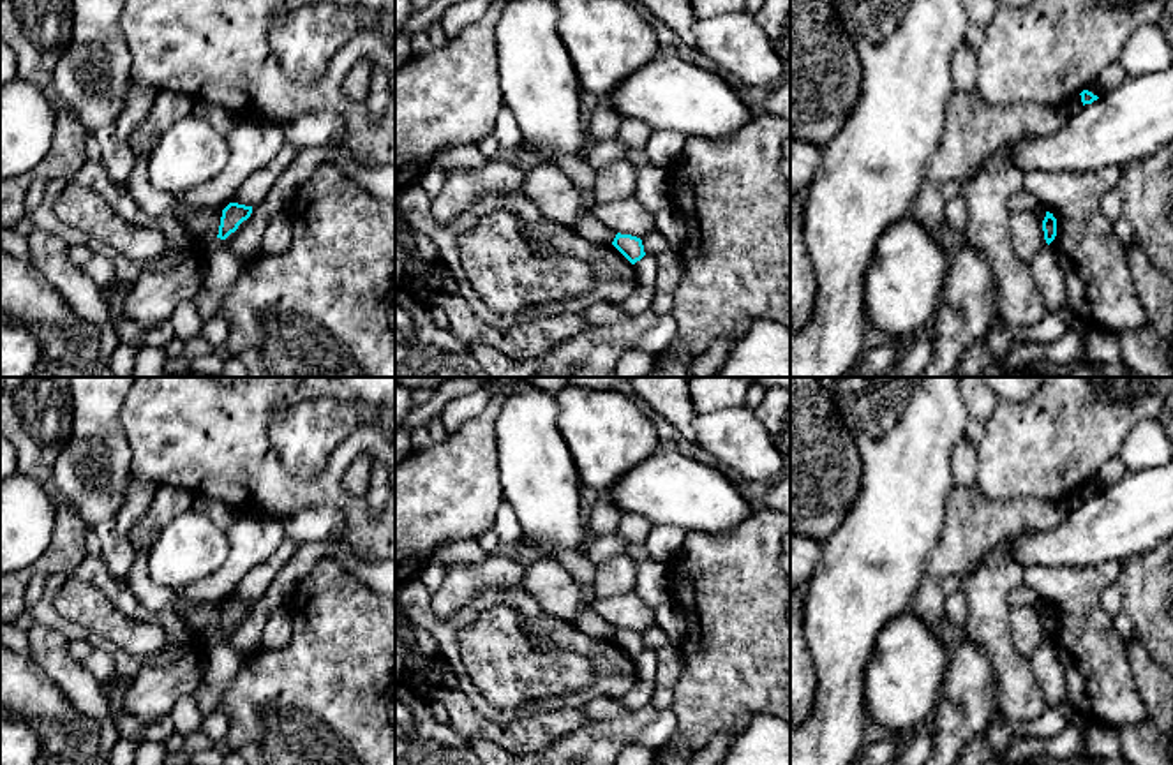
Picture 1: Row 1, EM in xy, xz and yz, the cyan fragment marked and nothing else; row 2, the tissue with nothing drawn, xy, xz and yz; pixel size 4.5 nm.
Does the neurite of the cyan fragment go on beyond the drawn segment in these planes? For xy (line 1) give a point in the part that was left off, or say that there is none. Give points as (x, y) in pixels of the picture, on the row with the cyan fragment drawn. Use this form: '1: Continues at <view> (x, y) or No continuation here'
1: No continuation here

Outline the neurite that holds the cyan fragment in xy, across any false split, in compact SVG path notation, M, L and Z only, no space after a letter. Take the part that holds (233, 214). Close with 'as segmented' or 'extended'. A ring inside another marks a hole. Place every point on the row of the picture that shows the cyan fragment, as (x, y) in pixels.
M229 203L222 210L220 226L217 238L226 240L231 233L238 229L238 226L247 220L252 213L252 206Z | as segmented

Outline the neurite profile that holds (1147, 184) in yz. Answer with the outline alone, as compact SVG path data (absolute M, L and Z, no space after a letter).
M1173 143L1124 166L1118 187L1134 241L1173 280Z

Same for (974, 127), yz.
M954 90L947 100L945 132L924 171L924 182L917 192L910 215L914 215L933 236L945 224L945 199L940 187L949 180L965 182L998 146L1037 134L1053 134L1069 115L1062 106L1039 106L1032 102L991 104L975 90Z

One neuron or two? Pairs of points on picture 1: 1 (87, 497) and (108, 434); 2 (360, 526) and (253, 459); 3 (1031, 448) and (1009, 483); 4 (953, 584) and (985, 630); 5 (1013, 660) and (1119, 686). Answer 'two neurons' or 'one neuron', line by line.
1: one neuron
2: one neuron
3: one neuron
4: two neurons
5: two neurons

